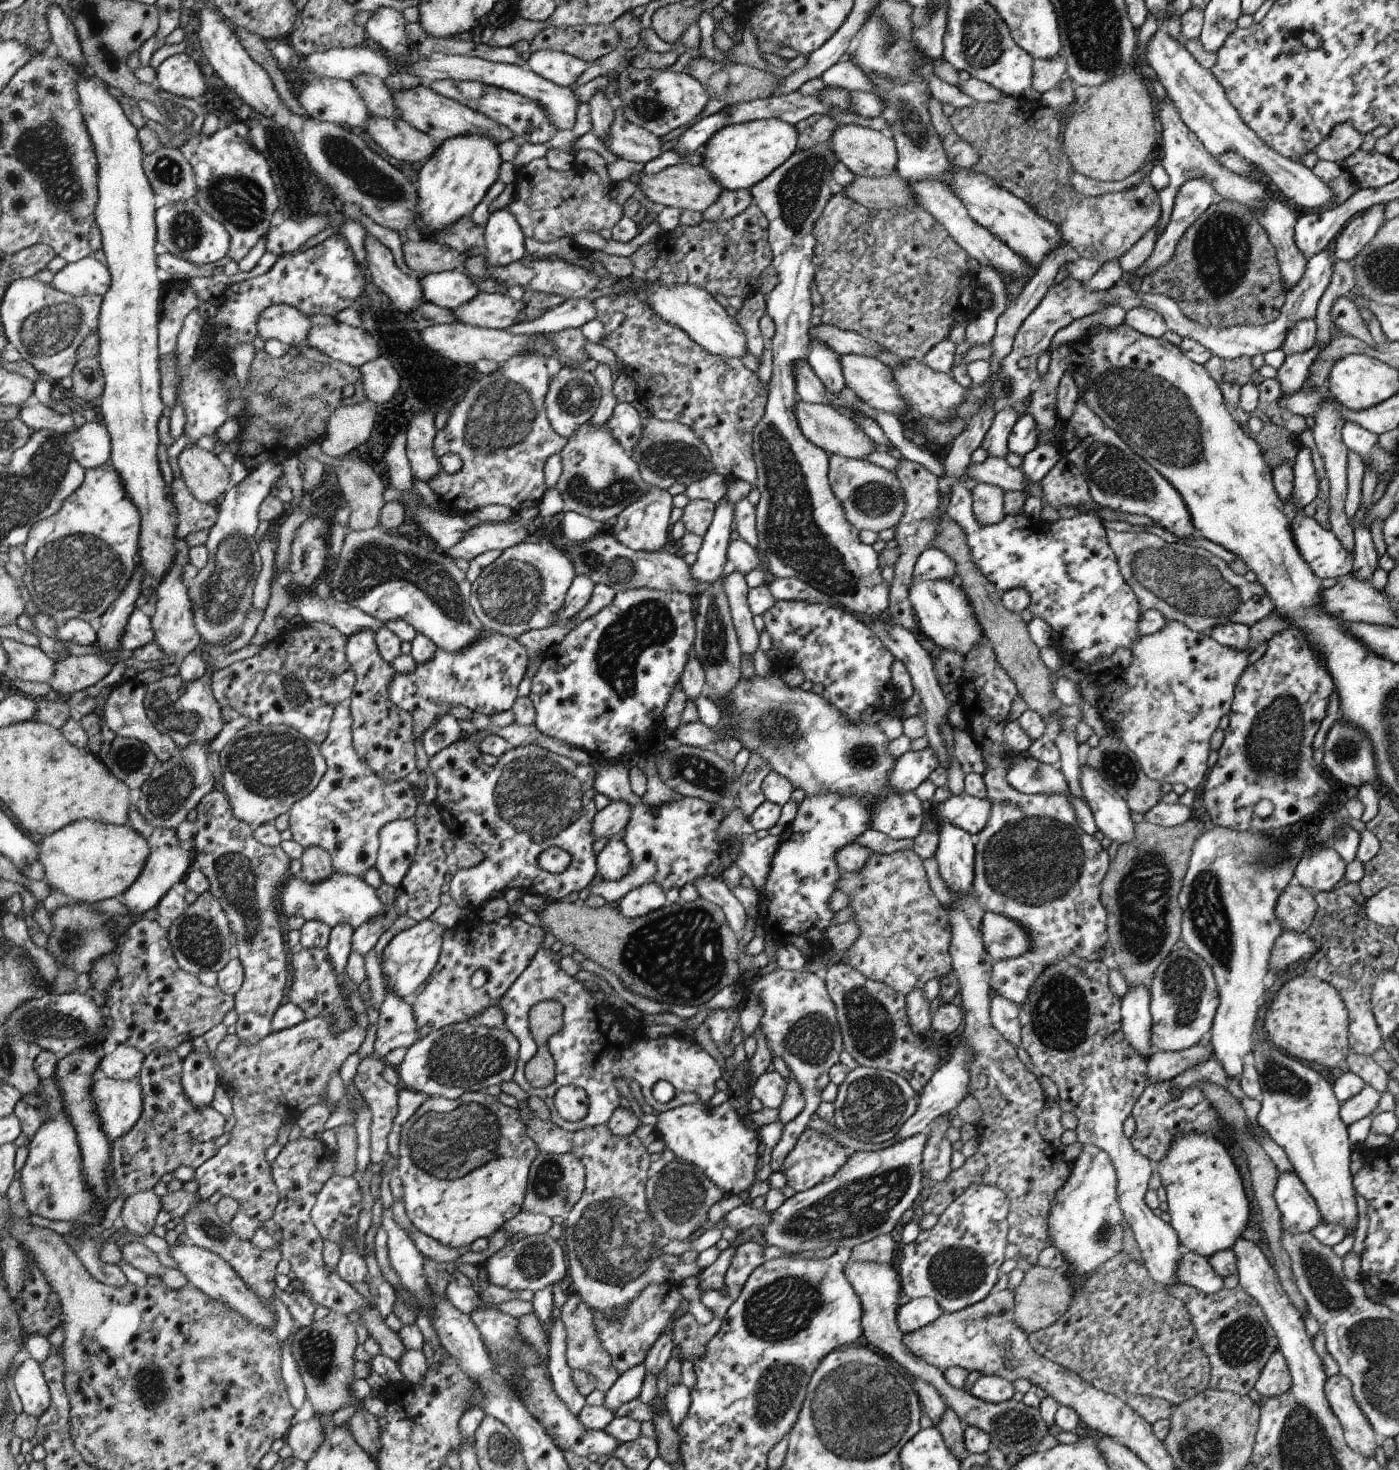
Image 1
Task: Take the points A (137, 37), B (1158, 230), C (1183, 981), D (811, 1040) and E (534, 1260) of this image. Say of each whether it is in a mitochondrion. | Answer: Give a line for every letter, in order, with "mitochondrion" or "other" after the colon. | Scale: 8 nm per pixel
A: other
B: other
C: mitochondrion
D: mitochondrion
E: mitochondrion

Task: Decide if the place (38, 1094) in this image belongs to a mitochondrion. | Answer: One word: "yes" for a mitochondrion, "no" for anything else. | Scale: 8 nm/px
no

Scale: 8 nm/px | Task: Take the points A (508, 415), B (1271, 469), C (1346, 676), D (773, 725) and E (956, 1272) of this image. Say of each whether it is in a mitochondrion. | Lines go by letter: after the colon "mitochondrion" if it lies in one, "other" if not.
A: mitochondrion
B: other
C: other
D: mitochondrion
E: mitochondrion

